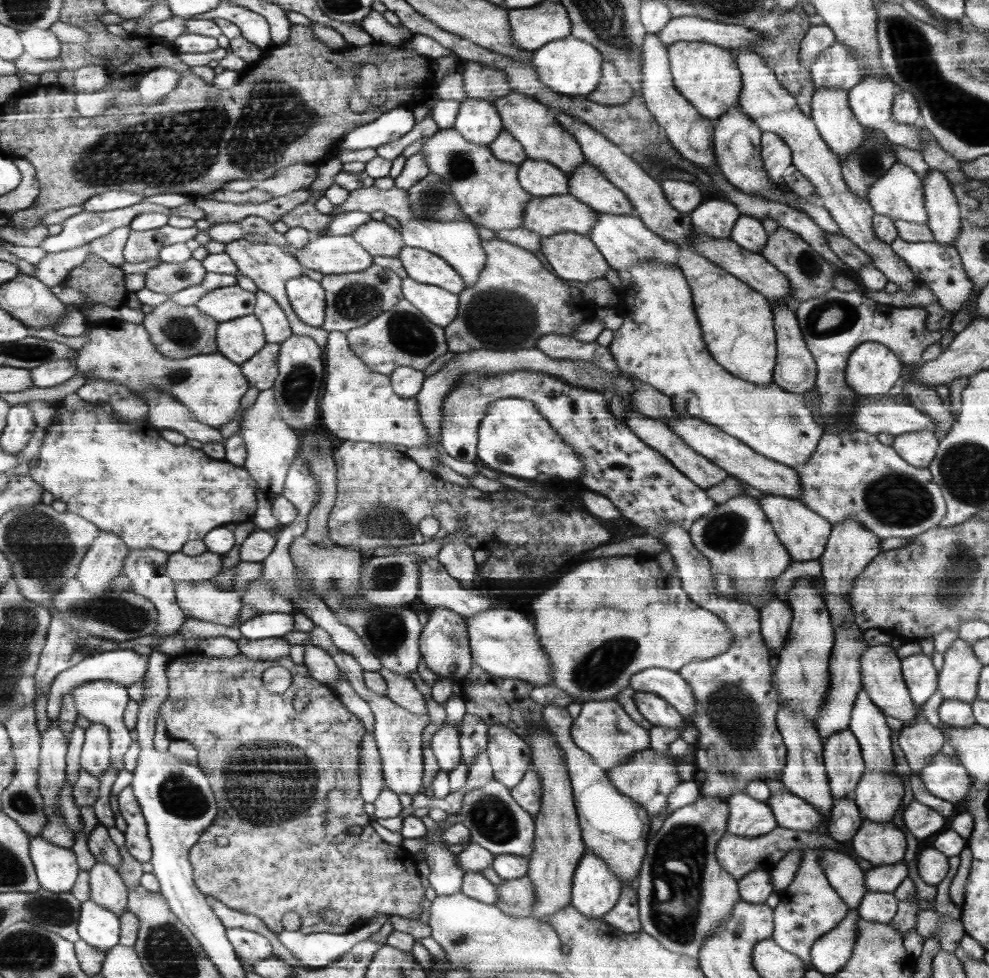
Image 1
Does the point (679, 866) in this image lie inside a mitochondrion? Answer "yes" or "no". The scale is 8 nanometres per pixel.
yes

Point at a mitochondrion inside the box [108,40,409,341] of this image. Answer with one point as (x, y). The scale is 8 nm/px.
(356, 301)

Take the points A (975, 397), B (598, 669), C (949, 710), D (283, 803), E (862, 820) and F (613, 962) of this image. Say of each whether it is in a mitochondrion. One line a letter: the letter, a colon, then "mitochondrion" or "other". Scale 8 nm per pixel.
A: other
B: mitochondrion
C: other
D: mitochondrion
E: other
F: other

